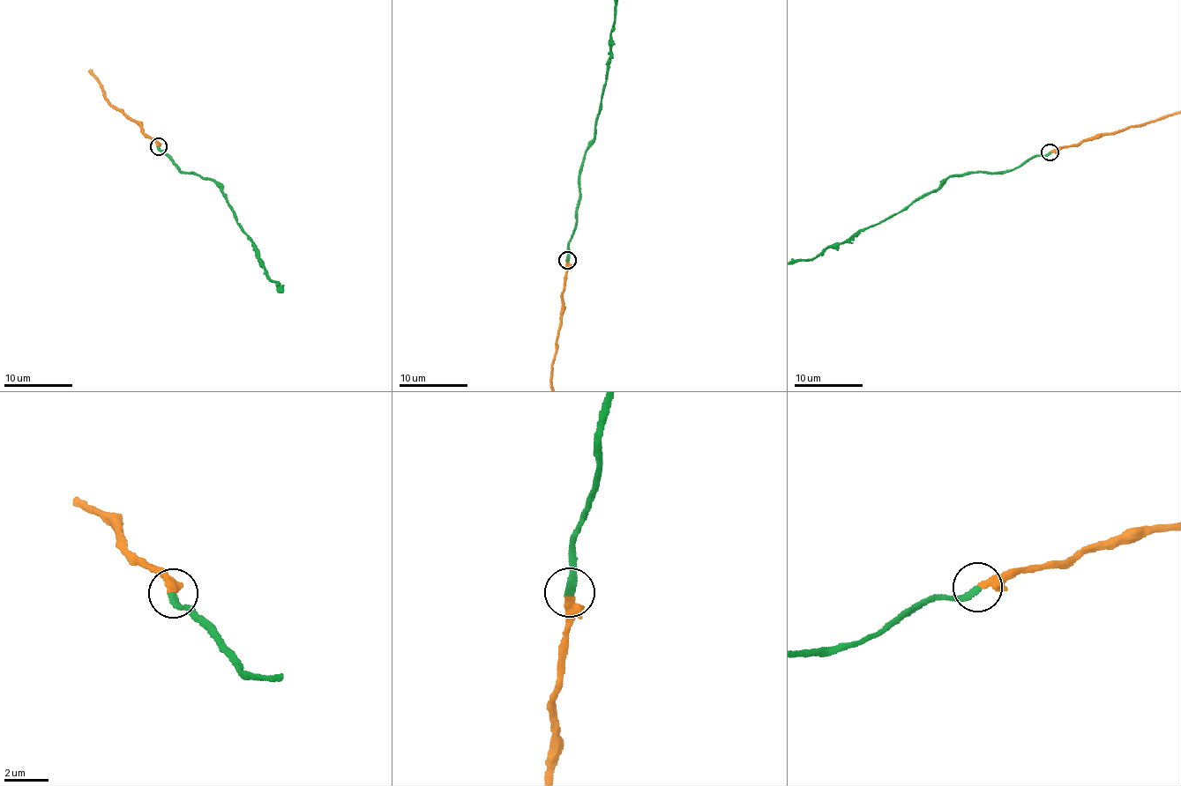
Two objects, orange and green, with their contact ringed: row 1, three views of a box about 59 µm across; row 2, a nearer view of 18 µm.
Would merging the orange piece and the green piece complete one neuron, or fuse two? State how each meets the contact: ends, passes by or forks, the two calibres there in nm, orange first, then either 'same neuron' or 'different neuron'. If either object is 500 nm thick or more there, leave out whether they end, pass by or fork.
orange passes by | green ends | 240/300 nm | same neuron

